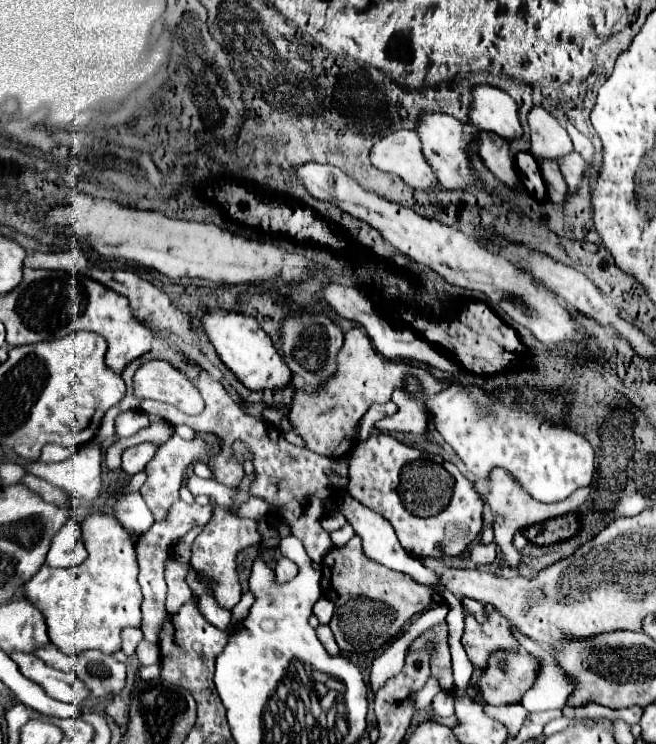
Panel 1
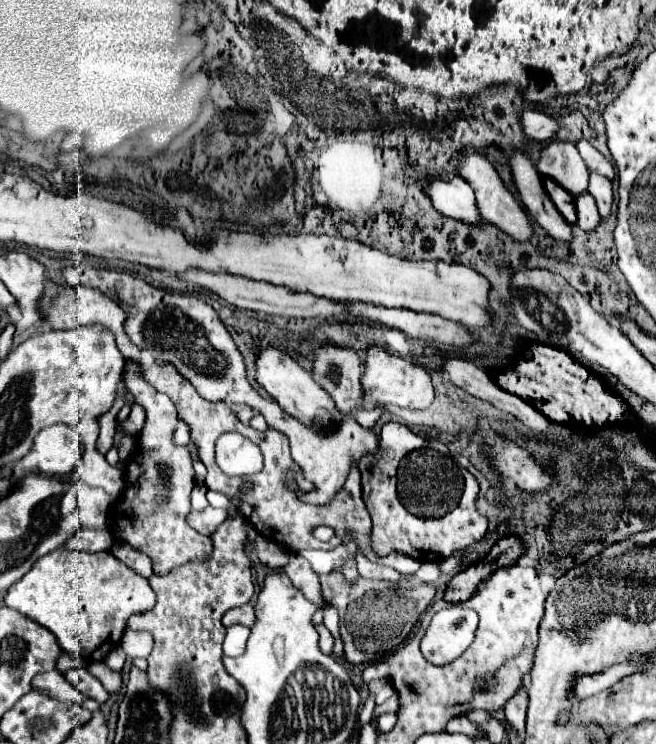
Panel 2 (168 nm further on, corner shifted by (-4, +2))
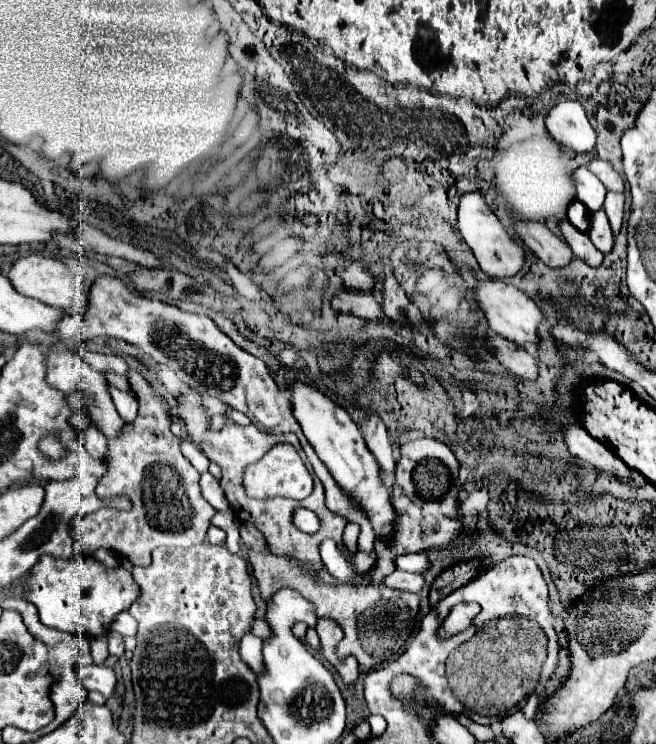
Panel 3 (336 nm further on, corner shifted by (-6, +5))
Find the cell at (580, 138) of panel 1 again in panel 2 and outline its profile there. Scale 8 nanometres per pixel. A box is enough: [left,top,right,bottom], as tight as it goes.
[577,139,615,179]

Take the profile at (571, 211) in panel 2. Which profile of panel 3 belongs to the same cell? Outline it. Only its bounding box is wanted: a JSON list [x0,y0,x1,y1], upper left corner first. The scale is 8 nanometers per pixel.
[567,200,591,232]

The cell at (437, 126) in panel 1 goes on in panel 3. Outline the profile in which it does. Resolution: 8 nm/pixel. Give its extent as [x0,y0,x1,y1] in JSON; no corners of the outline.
[515,222,575,268]

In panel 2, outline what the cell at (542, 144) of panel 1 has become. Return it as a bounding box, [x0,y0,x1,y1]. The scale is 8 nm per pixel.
[535,141,589,195]

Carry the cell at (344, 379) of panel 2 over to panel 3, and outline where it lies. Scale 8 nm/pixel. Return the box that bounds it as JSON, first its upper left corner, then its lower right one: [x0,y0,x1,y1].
[359,414,395,474]

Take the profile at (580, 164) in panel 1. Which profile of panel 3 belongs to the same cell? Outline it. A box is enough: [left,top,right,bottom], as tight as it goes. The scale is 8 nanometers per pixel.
[603,192,625,234]

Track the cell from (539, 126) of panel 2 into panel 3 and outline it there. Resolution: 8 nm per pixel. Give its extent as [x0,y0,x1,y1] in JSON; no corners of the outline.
[545,102,595,152]

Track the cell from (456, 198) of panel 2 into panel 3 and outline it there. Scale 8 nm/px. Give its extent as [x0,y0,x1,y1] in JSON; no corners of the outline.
[457,190,525,280]

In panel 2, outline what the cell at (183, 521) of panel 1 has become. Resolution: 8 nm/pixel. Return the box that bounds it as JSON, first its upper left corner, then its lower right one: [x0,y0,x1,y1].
[189,507,227,535]

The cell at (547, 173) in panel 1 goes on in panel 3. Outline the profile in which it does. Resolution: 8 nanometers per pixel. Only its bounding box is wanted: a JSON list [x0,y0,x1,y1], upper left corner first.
[587,210,613,254]

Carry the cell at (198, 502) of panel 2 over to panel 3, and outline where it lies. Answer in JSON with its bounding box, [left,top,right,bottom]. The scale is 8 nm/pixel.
[213,510,241,554]

